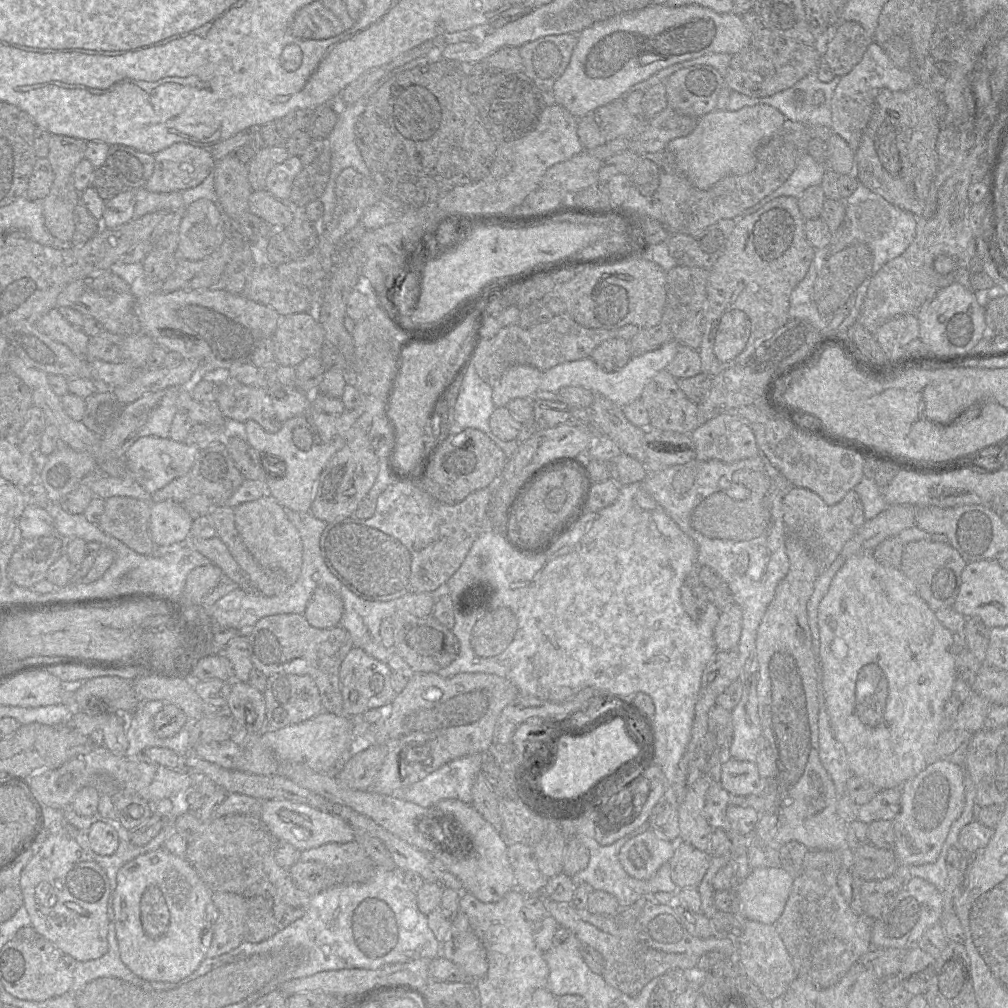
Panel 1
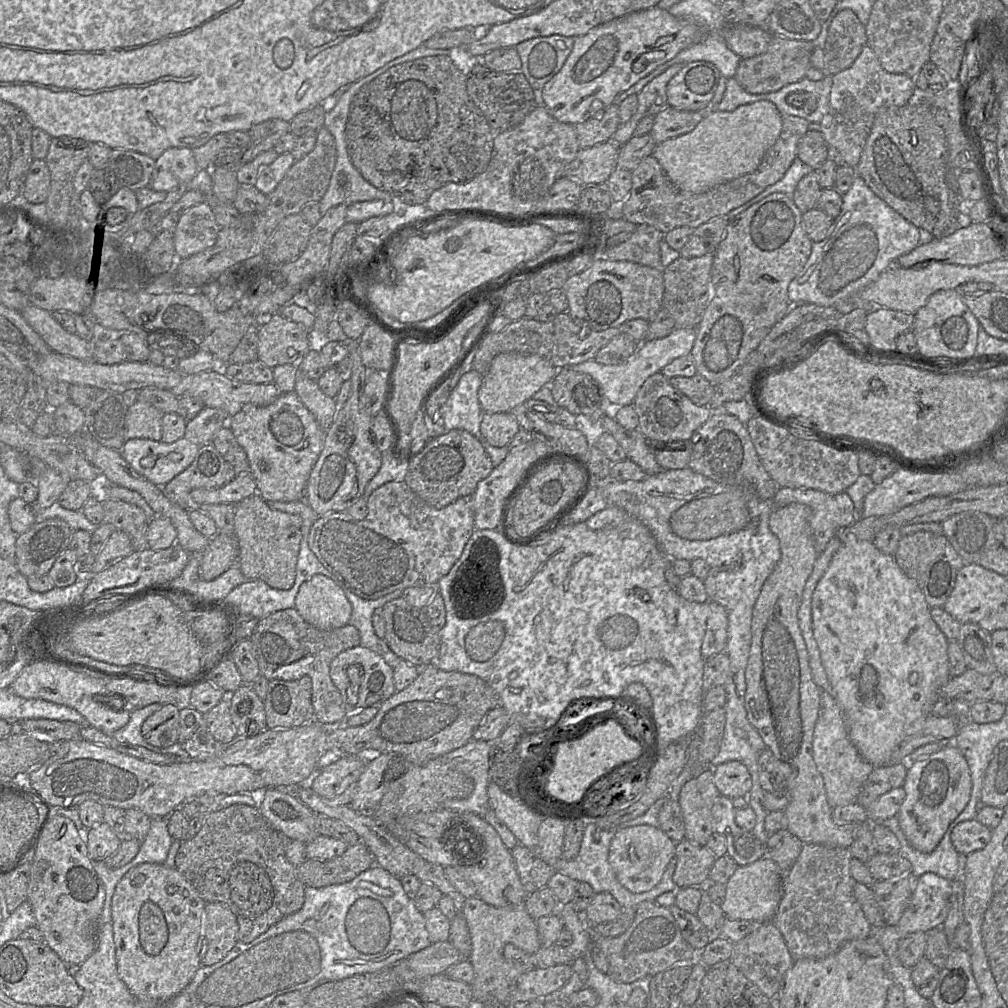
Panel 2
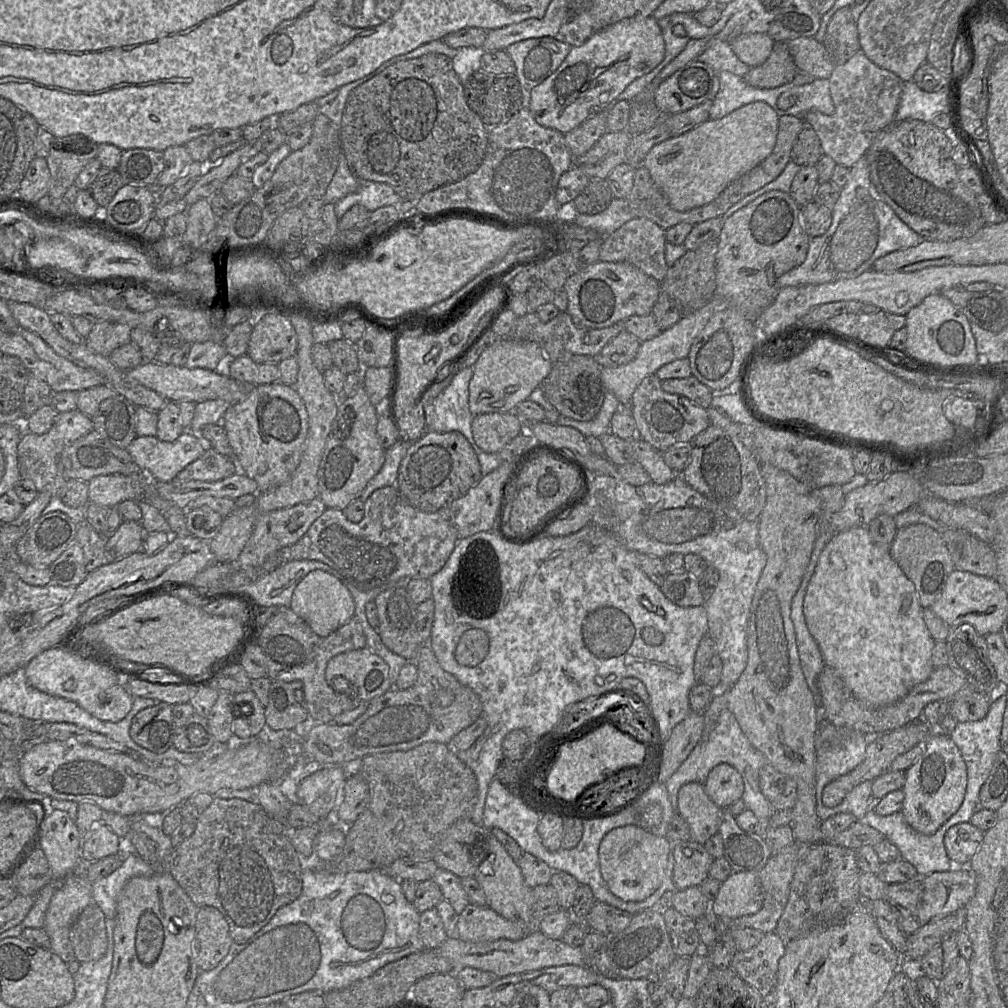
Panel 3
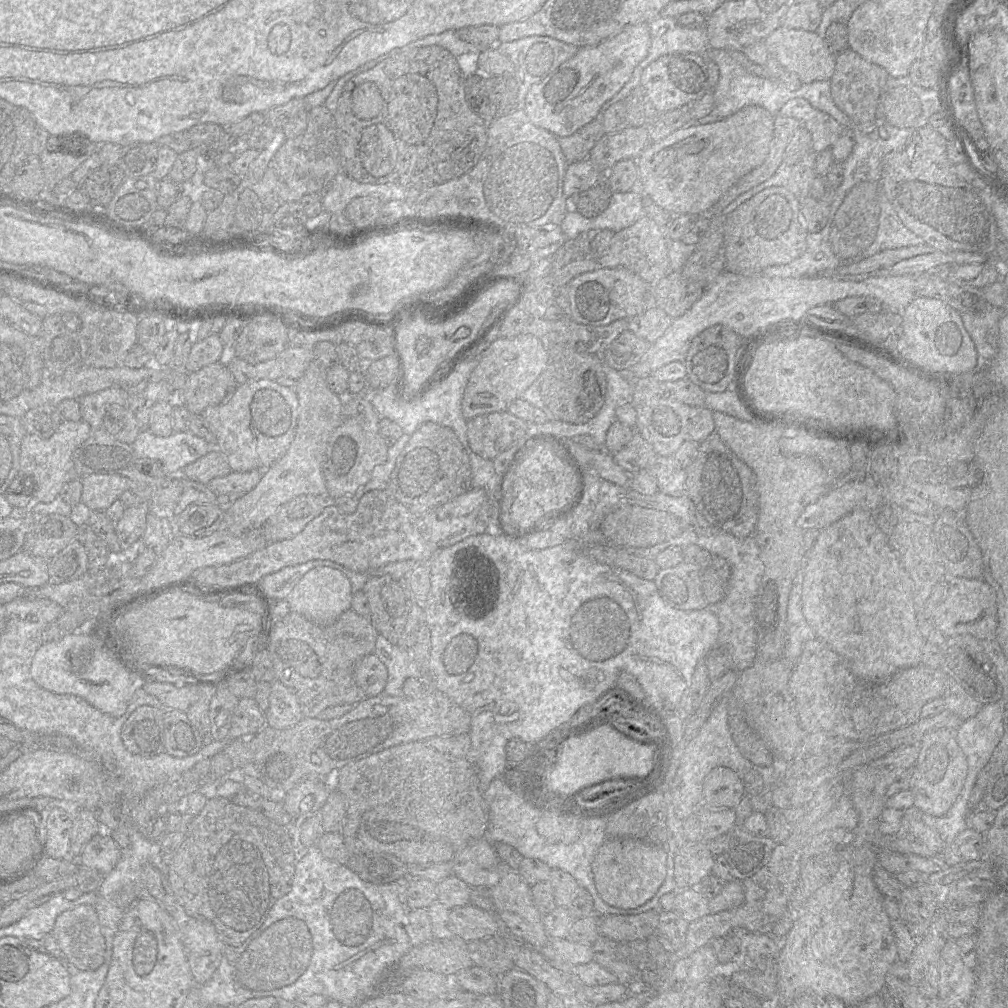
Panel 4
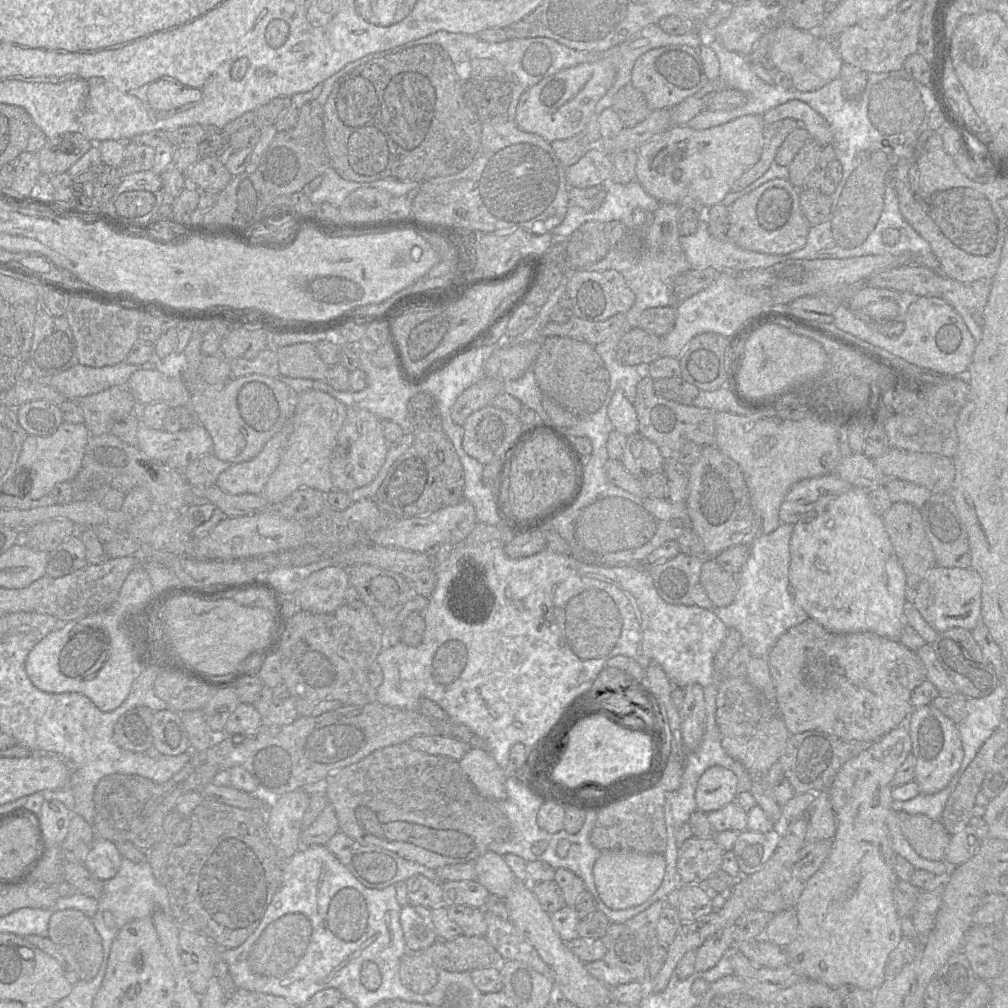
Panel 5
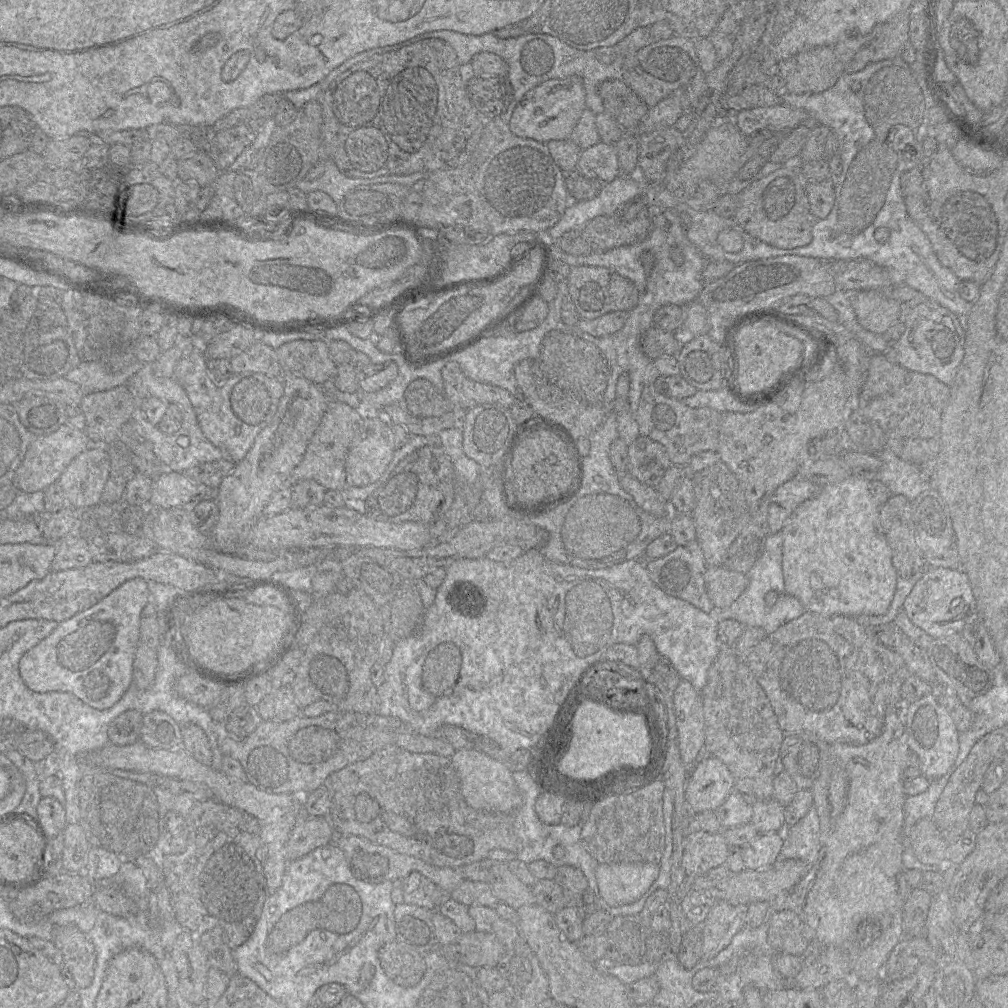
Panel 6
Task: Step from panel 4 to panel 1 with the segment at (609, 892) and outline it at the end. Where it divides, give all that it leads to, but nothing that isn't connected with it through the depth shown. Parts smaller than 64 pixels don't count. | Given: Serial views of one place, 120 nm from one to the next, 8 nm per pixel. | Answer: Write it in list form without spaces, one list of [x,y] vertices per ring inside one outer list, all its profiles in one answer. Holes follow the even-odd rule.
[[[648,829],[630,838],[619,851],[624,870],[639,880],[650,879],[658,869],[669,862],[675,843]]]

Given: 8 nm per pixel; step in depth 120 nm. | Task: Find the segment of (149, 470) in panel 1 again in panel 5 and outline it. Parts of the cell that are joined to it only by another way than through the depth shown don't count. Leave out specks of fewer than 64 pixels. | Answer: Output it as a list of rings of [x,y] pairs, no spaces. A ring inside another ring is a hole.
[[[139,419],[137,438],[137,447],[145,455],[175,471],[183,471],[192,461],[214,452],[212,438],[202,424],[194,425],[188,429],[182,428],[178,432],[171,433],[165,430],[151,429],[145,425],[142,419]]]

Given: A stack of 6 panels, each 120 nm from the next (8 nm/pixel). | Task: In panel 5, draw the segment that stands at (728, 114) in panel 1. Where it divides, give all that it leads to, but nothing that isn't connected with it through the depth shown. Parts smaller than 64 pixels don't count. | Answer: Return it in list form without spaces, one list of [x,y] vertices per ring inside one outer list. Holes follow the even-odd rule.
[[[756,114],[701,130],[671,126],[639,147],[635,179],[660,204],[694,199],[710,208],[722,203],[733,184],[759,161],[765,127],[762,115]]]

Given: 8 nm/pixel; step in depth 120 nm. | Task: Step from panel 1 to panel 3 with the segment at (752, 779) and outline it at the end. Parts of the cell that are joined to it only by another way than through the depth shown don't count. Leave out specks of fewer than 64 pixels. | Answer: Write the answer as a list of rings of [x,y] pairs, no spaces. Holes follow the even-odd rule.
[[[727,763],[715,766],[703,782],[703,786],[709,798],[722,809],[740,799],[744,792],[741,774]]]

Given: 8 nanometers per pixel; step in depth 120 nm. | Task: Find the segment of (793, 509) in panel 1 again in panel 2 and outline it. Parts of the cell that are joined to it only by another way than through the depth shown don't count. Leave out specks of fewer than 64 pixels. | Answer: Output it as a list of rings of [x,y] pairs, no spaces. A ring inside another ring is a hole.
[[[781,487],[773,498],[774,508],[791,503],[802,503],[810,507],[810,529],[817,555],[824,551],[828,542],[845,527],[853,524],[860,517],[850,496],[845,492],[837,494],[826,493],[812,488]]]

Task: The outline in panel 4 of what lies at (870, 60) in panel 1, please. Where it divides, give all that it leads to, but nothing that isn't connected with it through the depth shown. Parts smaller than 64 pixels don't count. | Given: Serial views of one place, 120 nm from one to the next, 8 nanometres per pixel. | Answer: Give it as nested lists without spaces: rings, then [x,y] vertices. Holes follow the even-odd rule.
[[[847,50],[837,56],[836,71],[831,78],[833,100],[854,124],[874,124],[880,95],[889,77],[889,74],[882,67],[866,61],[851,50]],[[790,99],[782,106],[778,115],[797,119],[810,132],[813,151],[816,153],[830,150],[836,161],[842,163],[851,154],[855,139],[850,127],[816,109],[806,99]]]

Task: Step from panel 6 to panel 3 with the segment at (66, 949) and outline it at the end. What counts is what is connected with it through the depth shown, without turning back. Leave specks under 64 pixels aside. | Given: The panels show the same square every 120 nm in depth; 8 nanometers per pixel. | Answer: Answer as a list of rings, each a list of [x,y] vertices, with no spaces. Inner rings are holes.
[[[90,903],[76,918],[70,941],[80,963],[97,961],[105,955],[108,947],[106,917],[97,904]]]

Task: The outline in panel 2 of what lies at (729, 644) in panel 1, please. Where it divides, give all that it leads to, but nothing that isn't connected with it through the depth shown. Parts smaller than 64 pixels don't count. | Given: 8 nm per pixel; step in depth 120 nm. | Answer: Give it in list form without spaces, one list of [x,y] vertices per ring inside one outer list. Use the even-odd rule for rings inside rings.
[[[710,602],[711,613],[701,645],[702,657],[706,660],[724,652],[727,644],[728,617],[726,610],[718,603]]]

